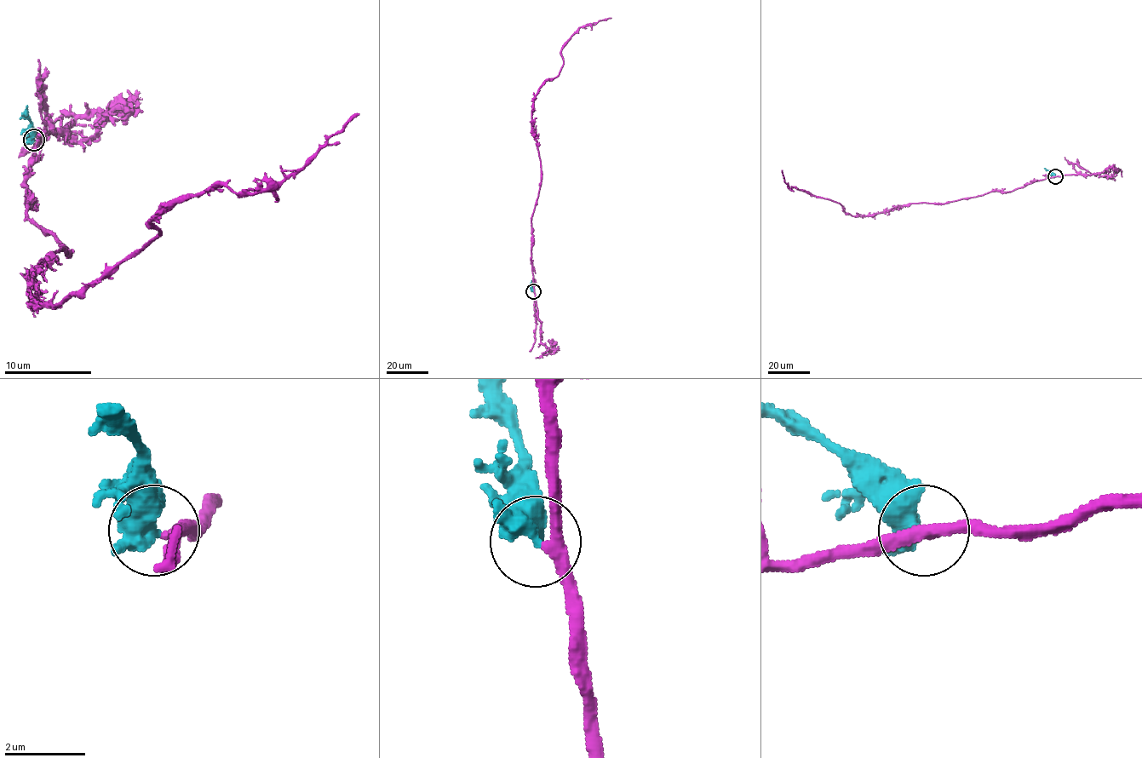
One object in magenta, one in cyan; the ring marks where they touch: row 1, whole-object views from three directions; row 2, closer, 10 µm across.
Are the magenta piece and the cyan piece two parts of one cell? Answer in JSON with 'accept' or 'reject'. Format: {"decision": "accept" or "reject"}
{"decision": "accept"}

